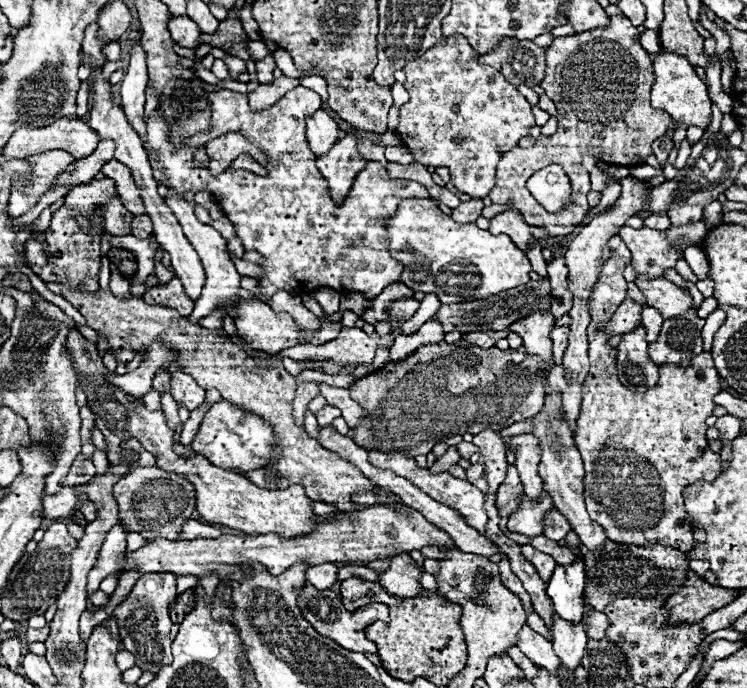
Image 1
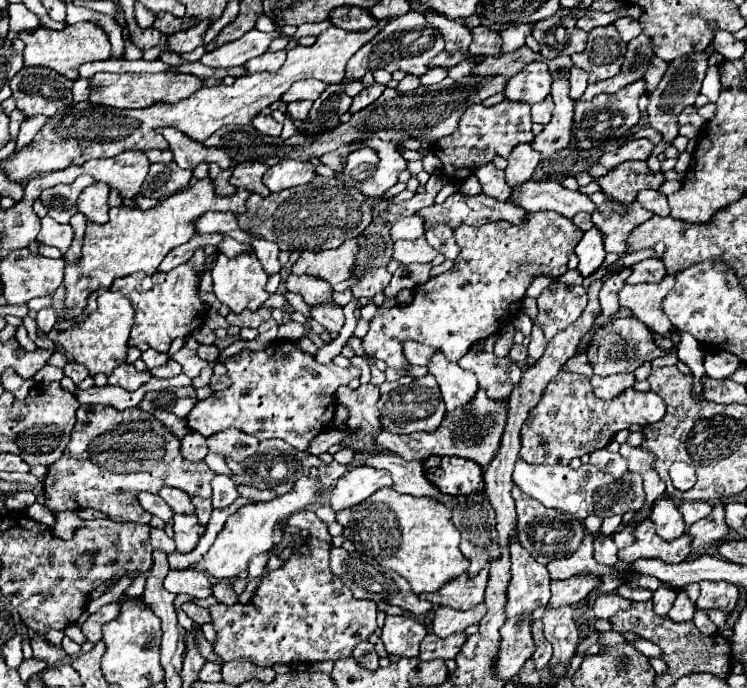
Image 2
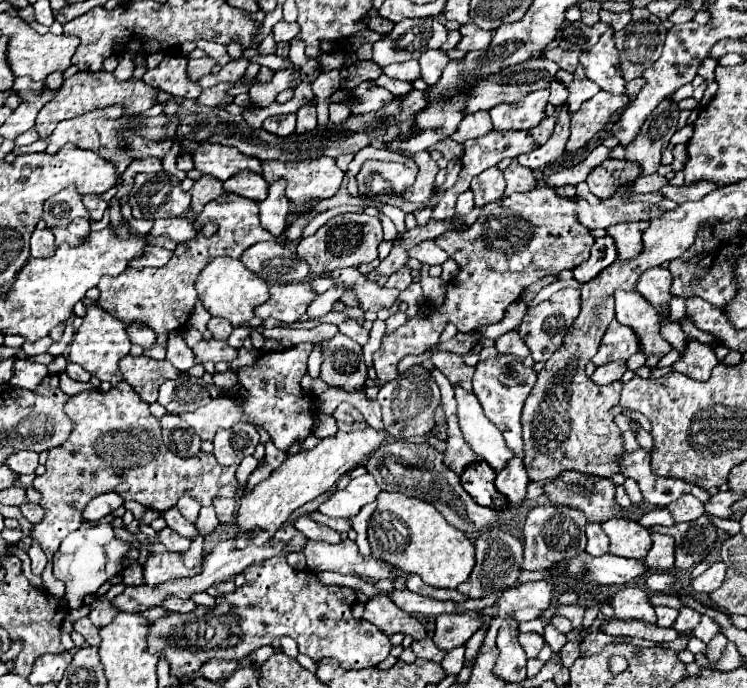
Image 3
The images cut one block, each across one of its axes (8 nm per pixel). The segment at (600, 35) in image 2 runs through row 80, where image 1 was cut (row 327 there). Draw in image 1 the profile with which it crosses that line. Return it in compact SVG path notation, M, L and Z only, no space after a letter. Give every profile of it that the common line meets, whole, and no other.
M614 236L608 242L612 256L604 264L598 282L594 284L594 296L590 302L590 316L592 324L588 328L588 340L590 340L590 374L584 380L582 386L582 410L578 418L578 432L576 432L576 446L584 460L584 496L588 514L594 522L598 522L608 540L612 542L624 542L624 544L662 544L672 546L680 552L688 552L692 548L694 536L690 518L684 510L682 490L688 484L694 484L698 480L714 482L720 474L720 456L716 452L710 452L708 440L706 440L706 418L712 416L712 410L716 404L712 402L714 394L720 390L720 376L714 368L714 362L710 360L708 352L696 354L690 358L688 368L680 364L662 364L659 366L660 378L654 388L646 392L630 392L618 382L616 372L616 350L608 346L608 334L596 332L600 324L608 322L614 314L614 310L624 302L628 282L624 280L624 268L630 264L632 254L626 248L626 244Z

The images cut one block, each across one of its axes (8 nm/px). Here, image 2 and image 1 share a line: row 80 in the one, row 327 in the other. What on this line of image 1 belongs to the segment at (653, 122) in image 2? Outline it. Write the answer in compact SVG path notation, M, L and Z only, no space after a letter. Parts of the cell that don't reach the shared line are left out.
M694 310L684 312L680 320L664 320L658 340L648 344L650 358L658 366L662 362L686 364L688 358L702 352L702 326L704 320L698 318Z

